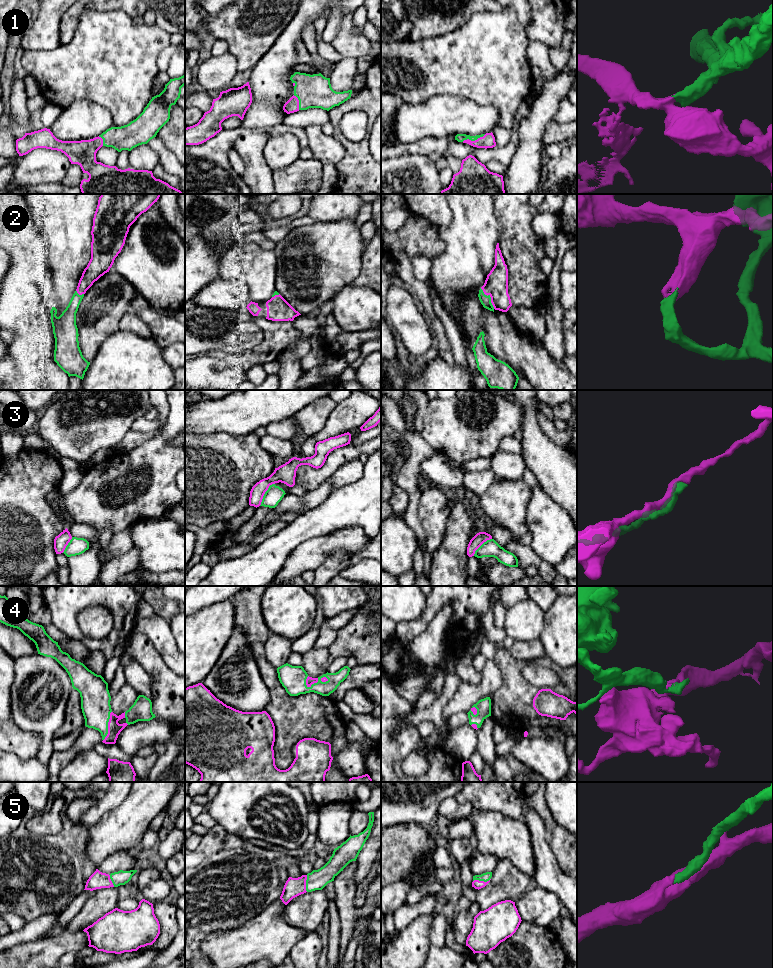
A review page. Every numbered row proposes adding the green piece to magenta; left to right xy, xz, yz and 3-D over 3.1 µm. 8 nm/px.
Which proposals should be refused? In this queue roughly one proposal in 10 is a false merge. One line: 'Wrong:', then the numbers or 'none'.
Wrong: 3

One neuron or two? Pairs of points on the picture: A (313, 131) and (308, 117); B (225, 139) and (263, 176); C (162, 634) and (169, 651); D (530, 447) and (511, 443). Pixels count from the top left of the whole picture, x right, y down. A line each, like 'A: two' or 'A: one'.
A: two
B: two
C: one
D: two

